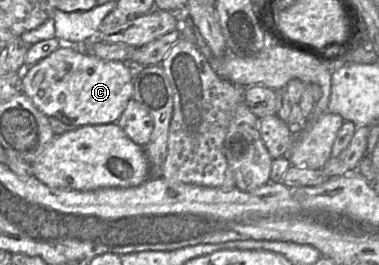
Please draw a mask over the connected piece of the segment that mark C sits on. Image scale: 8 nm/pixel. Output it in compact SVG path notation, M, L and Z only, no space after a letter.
M61 43L49 56L22 71L22 85L22 93L47 117L55 117L65 124L81 127L117 123L133 96L134 77L127 63L104 60L71 44Z

